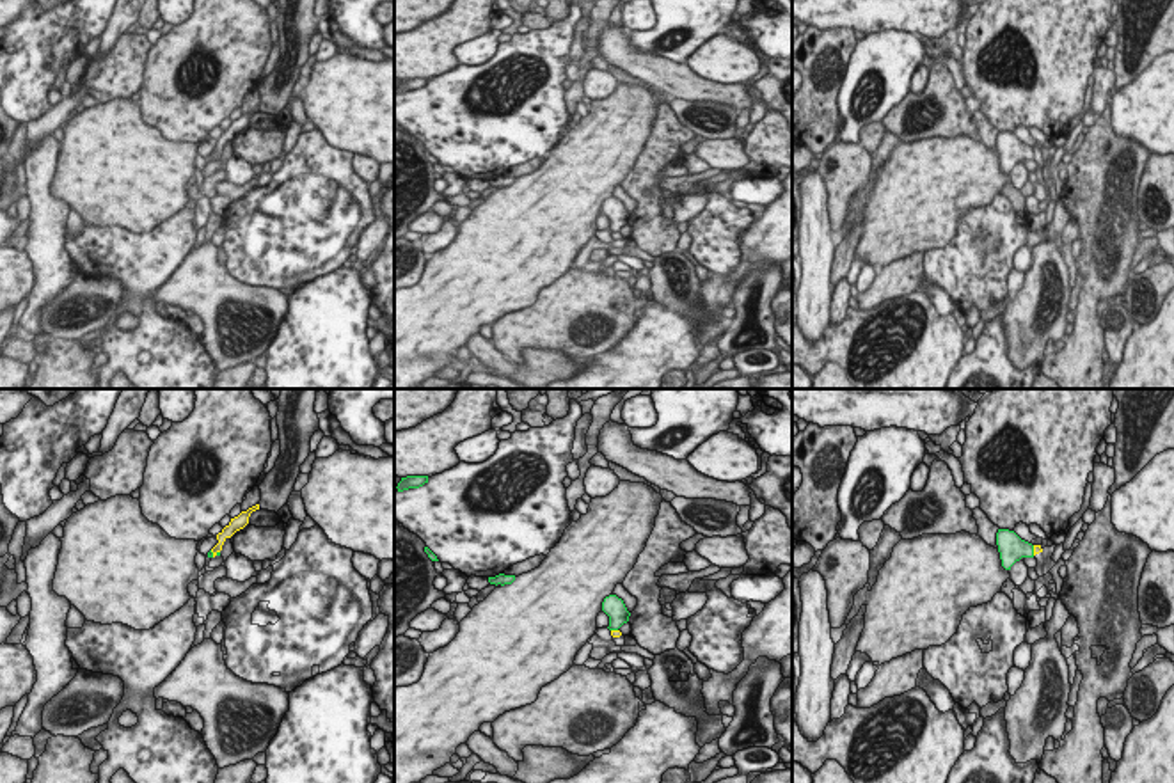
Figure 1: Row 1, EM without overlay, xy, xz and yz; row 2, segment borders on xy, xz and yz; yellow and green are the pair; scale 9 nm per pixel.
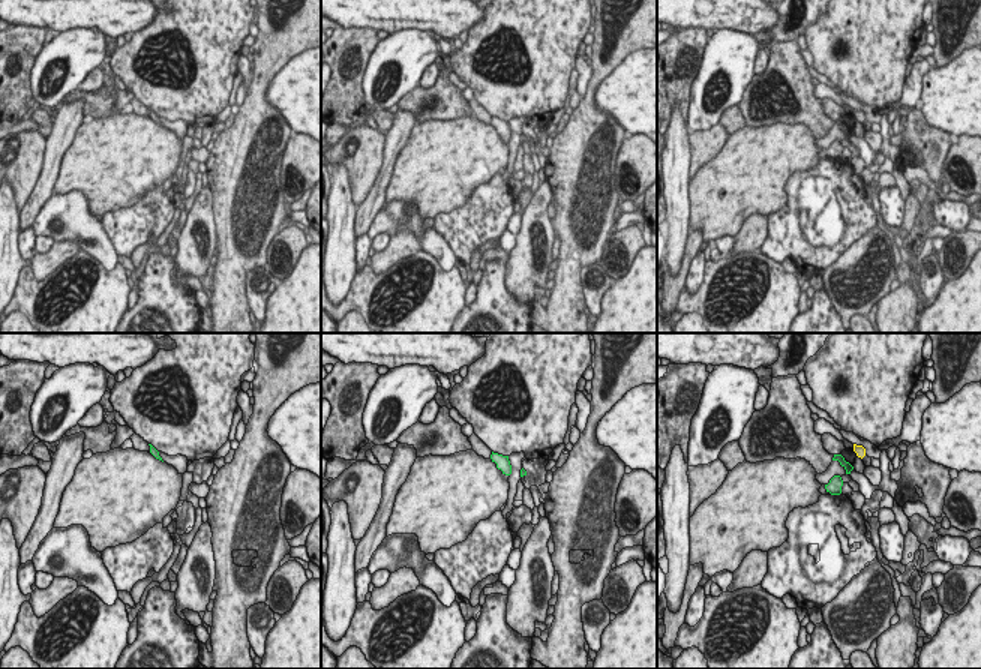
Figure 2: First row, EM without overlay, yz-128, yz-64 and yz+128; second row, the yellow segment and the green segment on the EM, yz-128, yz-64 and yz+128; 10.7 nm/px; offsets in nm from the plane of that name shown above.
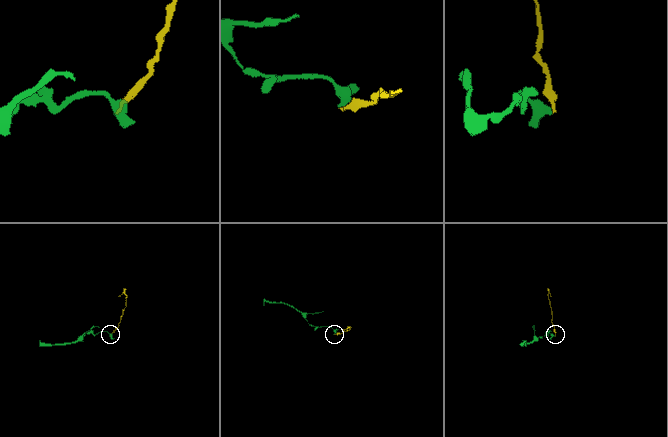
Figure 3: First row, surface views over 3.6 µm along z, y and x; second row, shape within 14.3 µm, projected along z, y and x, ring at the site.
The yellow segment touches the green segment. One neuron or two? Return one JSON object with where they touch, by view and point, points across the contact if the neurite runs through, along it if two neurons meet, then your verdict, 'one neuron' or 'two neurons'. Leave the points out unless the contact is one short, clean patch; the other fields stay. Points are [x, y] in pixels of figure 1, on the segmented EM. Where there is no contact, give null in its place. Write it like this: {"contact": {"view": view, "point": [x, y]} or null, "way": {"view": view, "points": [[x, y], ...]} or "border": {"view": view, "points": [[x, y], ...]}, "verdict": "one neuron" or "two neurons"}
{"contact": {"view": "xy", "point": [215, 553]}, "border": {"view": "xy", "points": [[210, 551], [219, 553]]}, "verdict": "two neurons"}

